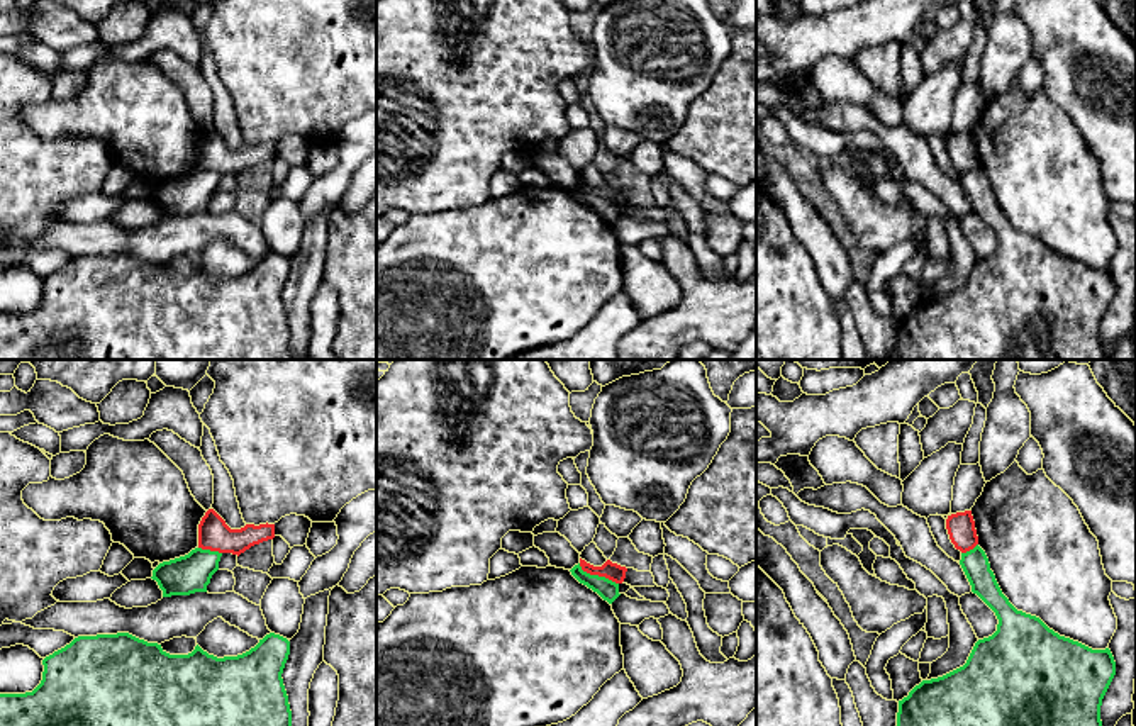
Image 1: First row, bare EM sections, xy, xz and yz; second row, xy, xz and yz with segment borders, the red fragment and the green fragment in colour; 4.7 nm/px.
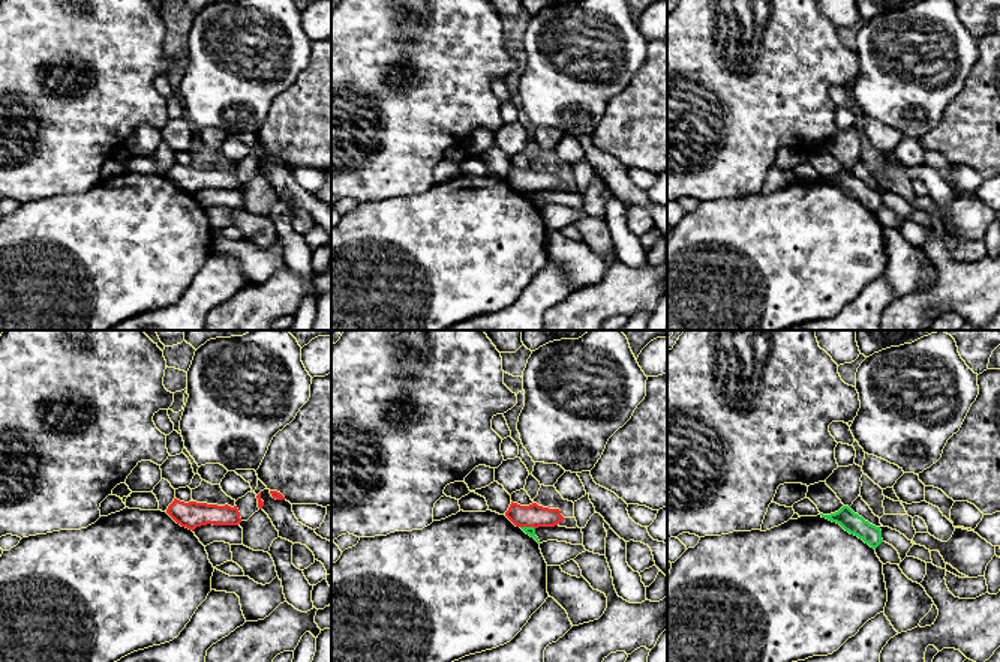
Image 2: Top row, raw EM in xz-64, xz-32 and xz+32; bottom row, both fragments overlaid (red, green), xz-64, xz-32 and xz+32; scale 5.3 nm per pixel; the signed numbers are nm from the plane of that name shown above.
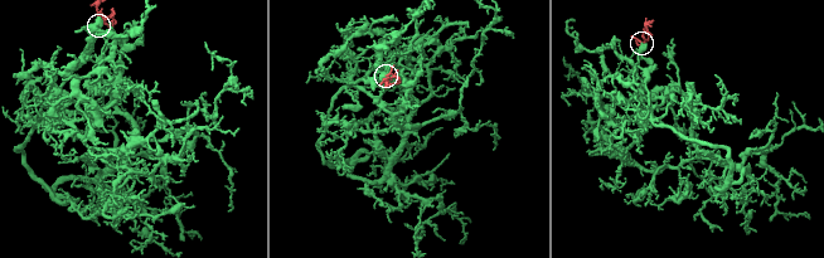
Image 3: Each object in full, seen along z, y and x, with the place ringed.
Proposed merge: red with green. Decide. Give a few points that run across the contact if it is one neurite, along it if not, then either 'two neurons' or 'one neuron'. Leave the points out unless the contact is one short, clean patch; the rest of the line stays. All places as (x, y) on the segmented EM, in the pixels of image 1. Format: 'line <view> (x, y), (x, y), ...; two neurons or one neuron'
line xz (579, 564), (584, 570), (604, 575), (618, 584); two neurons

